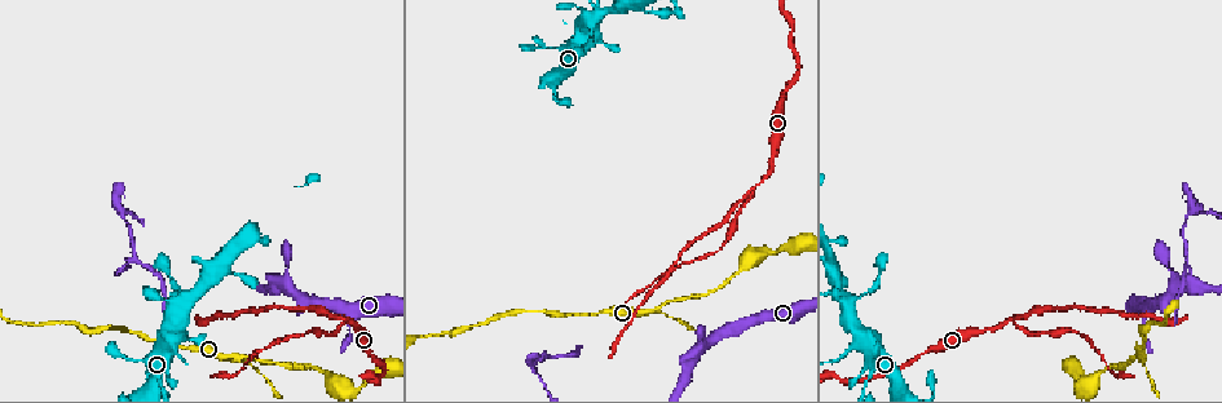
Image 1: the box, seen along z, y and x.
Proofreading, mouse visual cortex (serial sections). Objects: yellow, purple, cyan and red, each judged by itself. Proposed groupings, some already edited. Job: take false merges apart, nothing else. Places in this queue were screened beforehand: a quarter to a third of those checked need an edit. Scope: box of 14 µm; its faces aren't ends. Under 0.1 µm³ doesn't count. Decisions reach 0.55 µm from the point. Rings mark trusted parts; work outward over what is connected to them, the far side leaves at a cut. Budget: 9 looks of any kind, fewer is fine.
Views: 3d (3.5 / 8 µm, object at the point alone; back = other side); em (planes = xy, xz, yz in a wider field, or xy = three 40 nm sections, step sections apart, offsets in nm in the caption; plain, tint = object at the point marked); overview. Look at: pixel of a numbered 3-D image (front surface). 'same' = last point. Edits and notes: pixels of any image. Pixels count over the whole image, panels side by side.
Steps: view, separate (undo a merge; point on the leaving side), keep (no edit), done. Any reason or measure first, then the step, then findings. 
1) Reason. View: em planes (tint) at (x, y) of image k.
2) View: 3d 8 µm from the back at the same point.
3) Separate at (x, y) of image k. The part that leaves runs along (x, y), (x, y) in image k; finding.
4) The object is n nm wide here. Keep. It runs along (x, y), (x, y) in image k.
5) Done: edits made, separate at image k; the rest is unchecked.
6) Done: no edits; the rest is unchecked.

Calibre changes. View: 3d 8 µm at (1178, 285) of image 1.

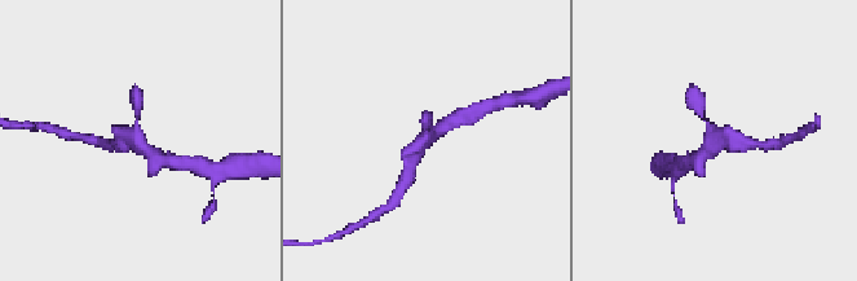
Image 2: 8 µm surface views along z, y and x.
Closer look. View: 3d 3.5 µm at (711, 142) of image 2.

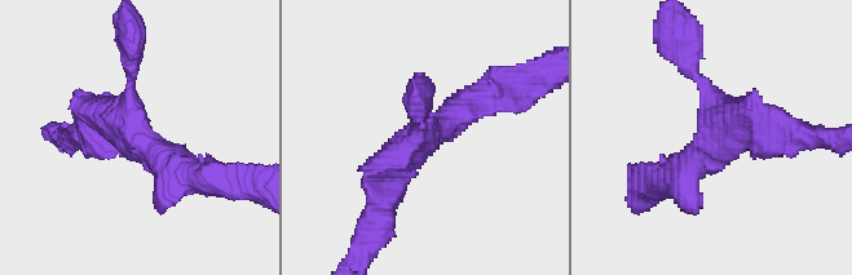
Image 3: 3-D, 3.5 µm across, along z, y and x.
View: em xy step 3 (tint) at (419, 137) of image 3.

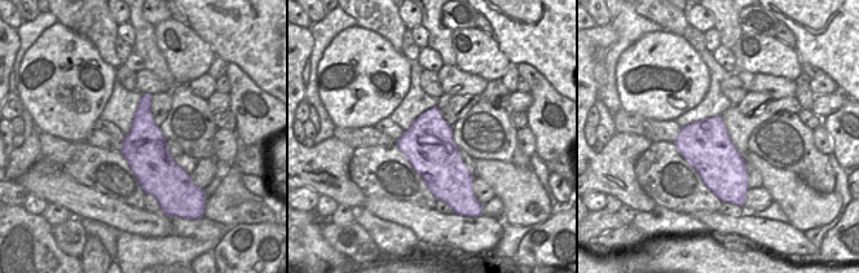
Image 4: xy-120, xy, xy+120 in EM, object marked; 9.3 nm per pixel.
Separate at (788, 150) of image 3. The part that leaves runs along (754, 134), (841, 138) in image 3; two cells meet here.

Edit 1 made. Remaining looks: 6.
See it whole again. View: overview.

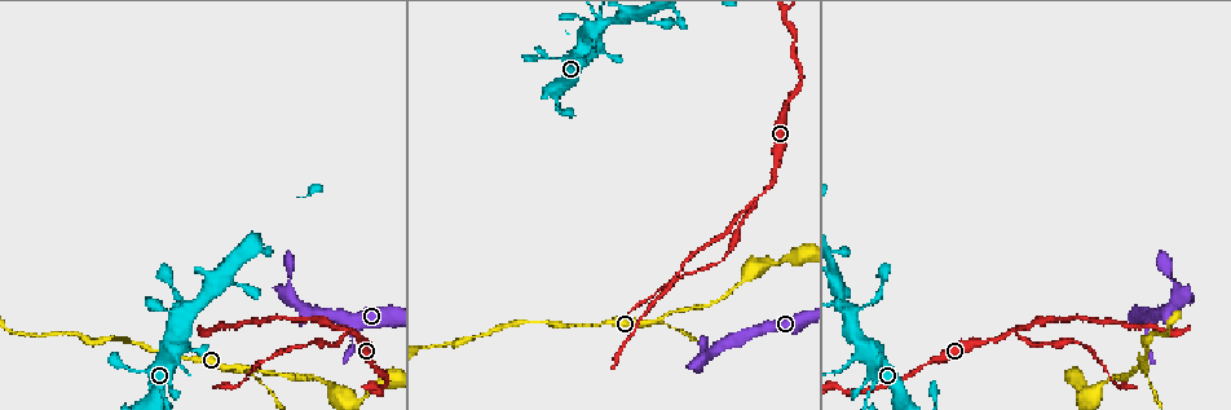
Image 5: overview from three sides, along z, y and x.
Two arms at a narrow angle. View: 3d 3.5 µm from the back at (765, 192) of image 5.

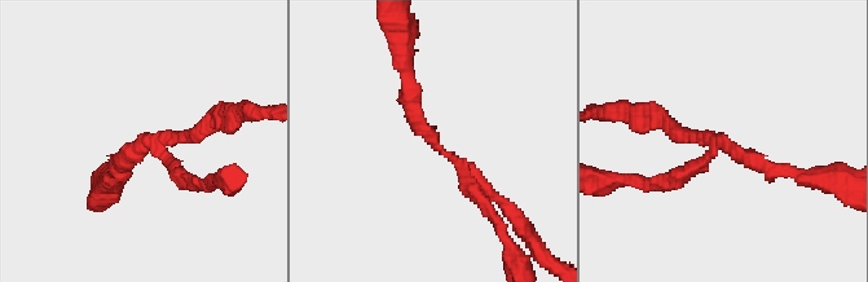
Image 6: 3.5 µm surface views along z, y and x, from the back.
3 arms meet here; the arms are 200, 200, 200 nm wide; shape alone is not enough. View: em xy step 3 (tint) at (726, 143) of image 6.

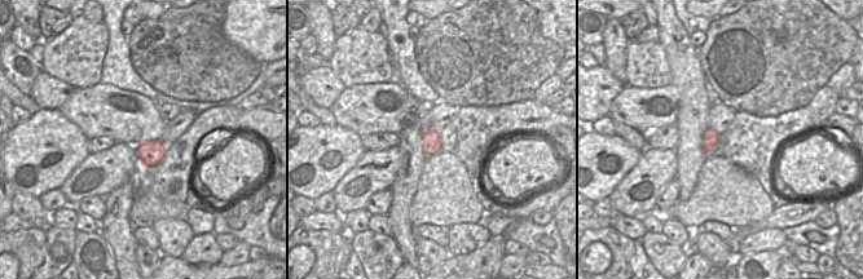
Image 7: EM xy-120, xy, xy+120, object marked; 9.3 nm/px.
The object is 180 nm wide here. Separate at (477, 195) of image 6. The part that leaves runs along (458, 163), (514, 265) in image 6; two cells meet here.

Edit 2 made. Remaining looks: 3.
A fork. View: 3d 3.5 µm at (651, 322) of image 5.

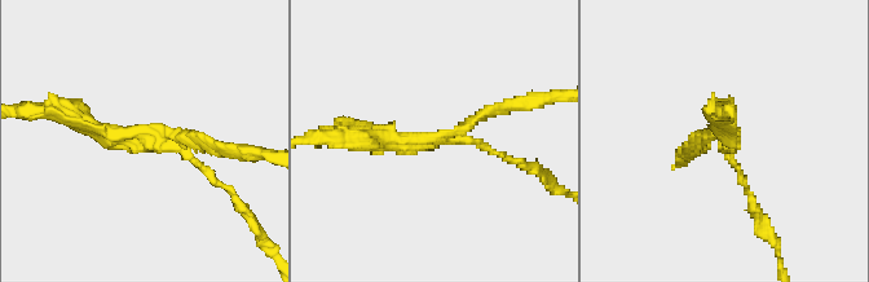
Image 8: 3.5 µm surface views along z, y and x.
View: em xy step 5 (tint) at (723, 137) of image 8.

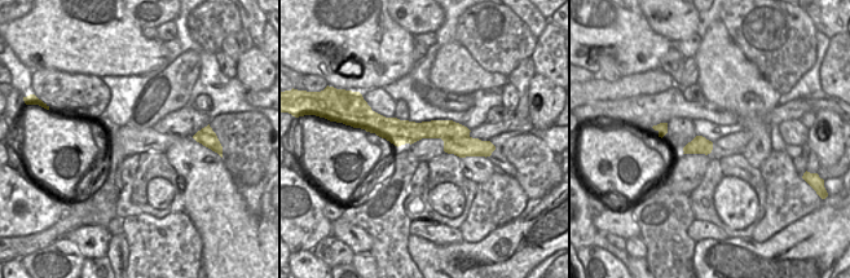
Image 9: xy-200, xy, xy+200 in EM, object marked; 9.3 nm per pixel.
3 arms meet here; the arms are 100, 150, 200 nm wide. Keep. It runs along (361, 140), (441, 140), (512, 104) in image 8; all the same cell.

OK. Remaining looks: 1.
Done: edits made, separate at image 3, separate at image 6; the rest is unchecked.

